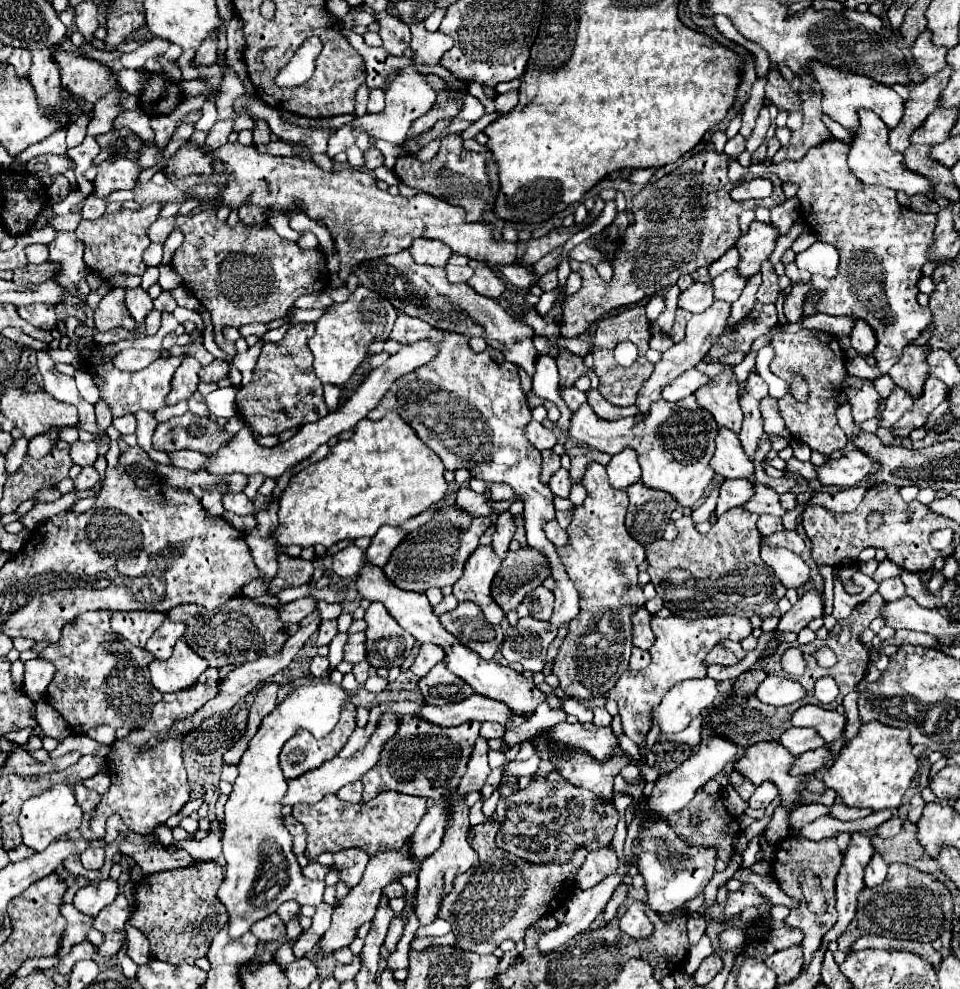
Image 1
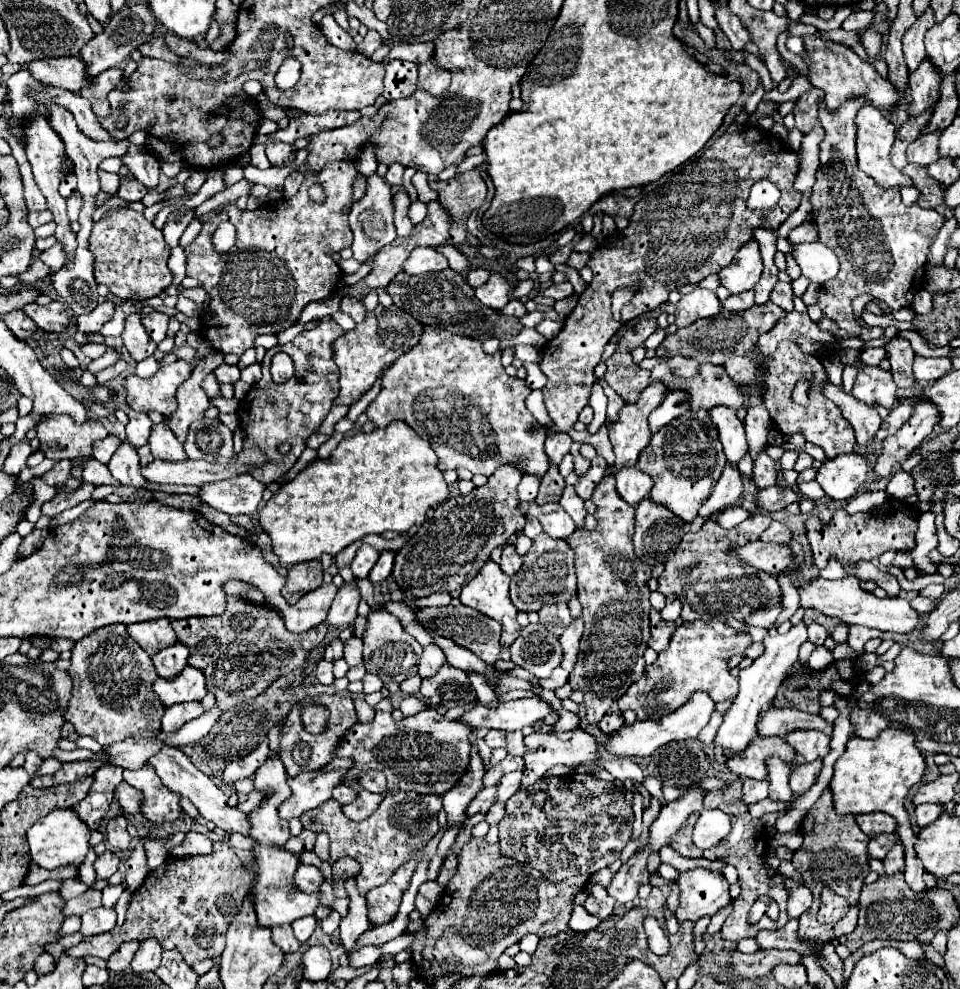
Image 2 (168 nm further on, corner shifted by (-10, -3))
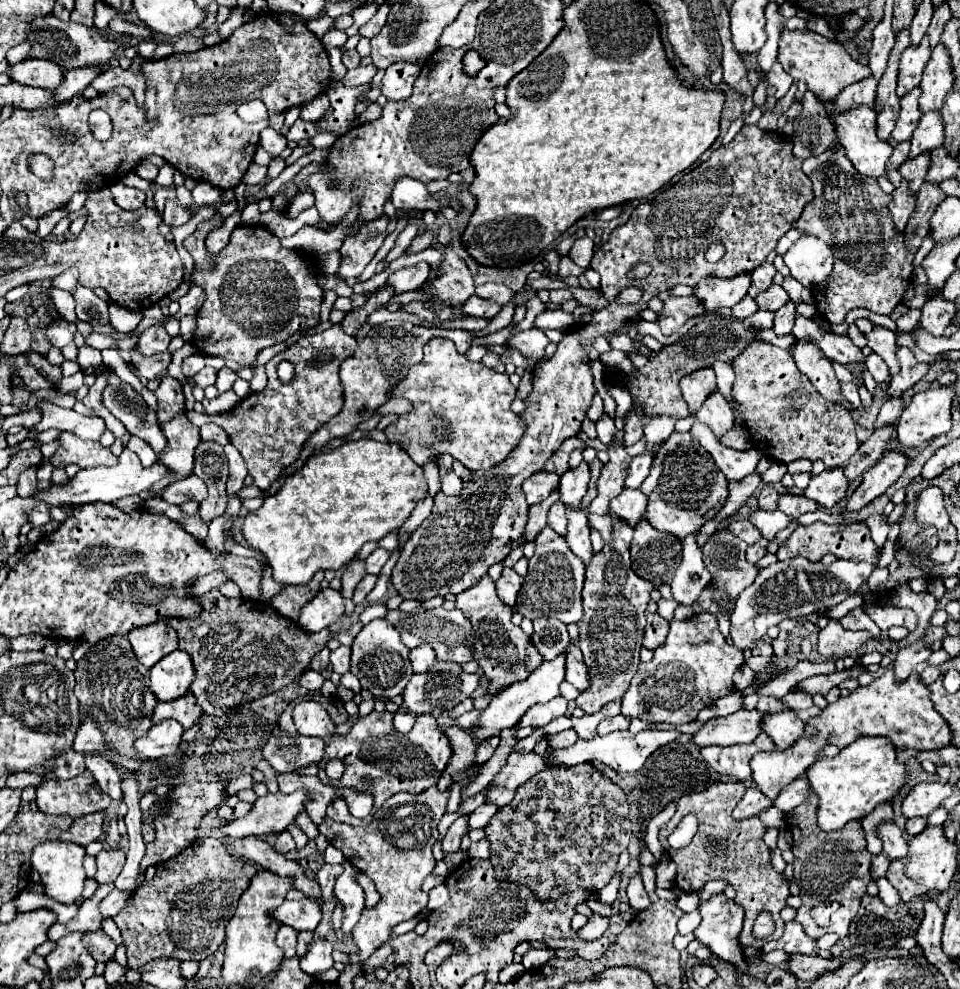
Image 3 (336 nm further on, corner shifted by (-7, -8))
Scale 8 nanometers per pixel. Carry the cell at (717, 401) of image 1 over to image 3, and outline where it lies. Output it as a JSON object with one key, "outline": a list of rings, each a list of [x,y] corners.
{"outline":[[[701,368],[697,372],[691,372],[691,374],[683,376],[679,386],[681,386],[685,402],[689,404],[689,412],[693,414],[717,390],[715,372],[713,372],[713,368]]]}

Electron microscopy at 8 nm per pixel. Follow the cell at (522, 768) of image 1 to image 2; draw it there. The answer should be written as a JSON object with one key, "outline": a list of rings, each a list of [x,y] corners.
{"outline":[[[514,771],[514,773],[508,773],[508,775],[502,777],[502,781],[500,781],[500,785],[498,785],[498,791],[496,791],[494,803],[506,803],[506,801],[518,791],[522,773],[524,773],[524,771]]]}

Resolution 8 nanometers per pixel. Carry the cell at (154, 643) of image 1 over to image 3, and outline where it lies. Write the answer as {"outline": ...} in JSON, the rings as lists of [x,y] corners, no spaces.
{"outline":[[[175,650],[151,668],[151,690],[157,700],[175,700],[189,690],[193,676],[195,672],[189,654]]]}

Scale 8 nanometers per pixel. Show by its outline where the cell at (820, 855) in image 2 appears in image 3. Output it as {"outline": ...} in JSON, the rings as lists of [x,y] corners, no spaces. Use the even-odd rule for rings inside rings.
{"outline":[[[815,792],[809,794],[809,798],[799,804],[793,812],[787,814],[787,826],[793,834],[793,854],[795,854],[795,880],[801,888],[801,900],[803,906],[797,910],[795,920],[803,926],[803,930],[811,936],[811,938],[821,938],[827,932],[837,932],[839,938],[845,938],[849,932],[849,924],[851,918],[857,914],[861,898],[865,894],[867,884],[871,882],[871,854],[867,852],[867,844],[865,844],[865,832],[861,828],[859,820],[849,822],[845,828],[841,830],[833,830],[833,832],[821,832],[821,828],[817,828],[817,796]],[[825,900],[837,900],[841,904],[841,914],[837,920],[837,926],[833,930],[833,926],[829,928],[821,928],[811,920],[811,908],[817,906],[819,902]]]}

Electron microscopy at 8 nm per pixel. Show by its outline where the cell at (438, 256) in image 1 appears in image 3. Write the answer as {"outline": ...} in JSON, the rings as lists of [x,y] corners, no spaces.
{"outline":[[[419,262],[415,266],[401,268],[401,270],[393,272],[389,276],[387,284],[395,288],[395,294],[409,292],[409,290],[419,290],[423,286],[423,282],[429,278],[429,272],[431,272],[431,266],[427,262]]]}

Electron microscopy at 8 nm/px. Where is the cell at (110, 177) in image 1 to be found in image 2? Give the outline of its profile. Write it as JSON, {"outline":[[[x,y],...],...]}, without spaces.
{"outline":[[[124,181],[118,189],[118,197],[122,197],[126,203],[132,201],[142,201],[142,197],[148,193],[148,189],[140,181]]]}

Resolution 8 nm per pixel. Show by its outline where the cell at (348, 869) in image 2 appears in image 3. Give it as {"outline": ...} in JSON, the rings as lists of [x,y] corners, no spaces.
{"outline":[[[323,864],[321,870],[317,872],[317,882],[321,886],[321,894],[323,894],[325,902],[333,900],[333,884],[341,872],[343,872],[341,864]]]}

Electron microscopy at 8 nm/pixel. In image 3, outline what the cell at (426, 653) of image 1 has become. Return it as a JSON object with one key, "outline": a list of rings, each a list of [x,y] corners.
{"outline":[[[421,644],[421,646],[417,646],[417,648],[413,648],[411,650],[411,664],[413,664],[413,670],[415,670],[415,674],[423,674],[423,672],[427,672],[433,664],[435,664],[435,652],[433,652],[433,648],[429,646],[429,644]]]}

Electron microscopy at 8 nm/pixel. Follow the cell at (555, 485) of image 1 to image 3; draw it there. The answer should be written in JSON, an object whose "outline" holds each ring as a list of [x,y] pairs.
{"outline":[[[567,506],[567,518],[569,518],[569,524],[567,524],[567,544],[569,548],[583,560],[583,562],[589,562],[589,556],[593,554],[593,548],[591,548],[591,540],[589,540],[589,522],[587,522],[587,514],[583,510],[575,510],[575,508],[569,508]]]}

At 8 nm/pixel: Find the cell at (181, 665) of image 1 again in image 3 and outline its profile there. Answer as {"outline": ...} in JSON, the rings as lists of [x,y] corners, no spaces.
{"outline":[[[189,690],[187,694],[183,694],[179,700],[169,700],[169,702],[157,702],[155,710],[153,710],[153,722],[159,724],[161,720],[167,718],[175,718],[183,724],[183,728],[187,730],[189,726],[193,726],[193,722],[201,716],[201,706],[197,704],[193,692]]]}

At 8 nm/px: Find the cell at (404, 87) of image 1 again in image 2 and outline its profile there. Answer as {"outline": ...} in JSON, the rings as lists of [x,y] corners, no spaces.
{"outline":[[[430,59],[428,63],[420,65],[420,77],[418,77],[418,87],[426,89],[432,95],[442,95],[446,87],[450,85],[450,71],[440,71],[436,69],[436,63]]]}

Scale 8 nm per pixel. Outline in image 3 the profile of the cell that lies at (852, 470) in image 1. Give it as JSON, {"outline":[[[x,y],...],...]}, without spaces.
{"outline":[[[831,468],[831,470],[823,470],[819,476],[811,476],[811,482],[803,490],[803,494],[809,500],[815,500],[821,508],[829,510],[847,496],[849,486],[851,484],[845,478],[843,468]]]}

